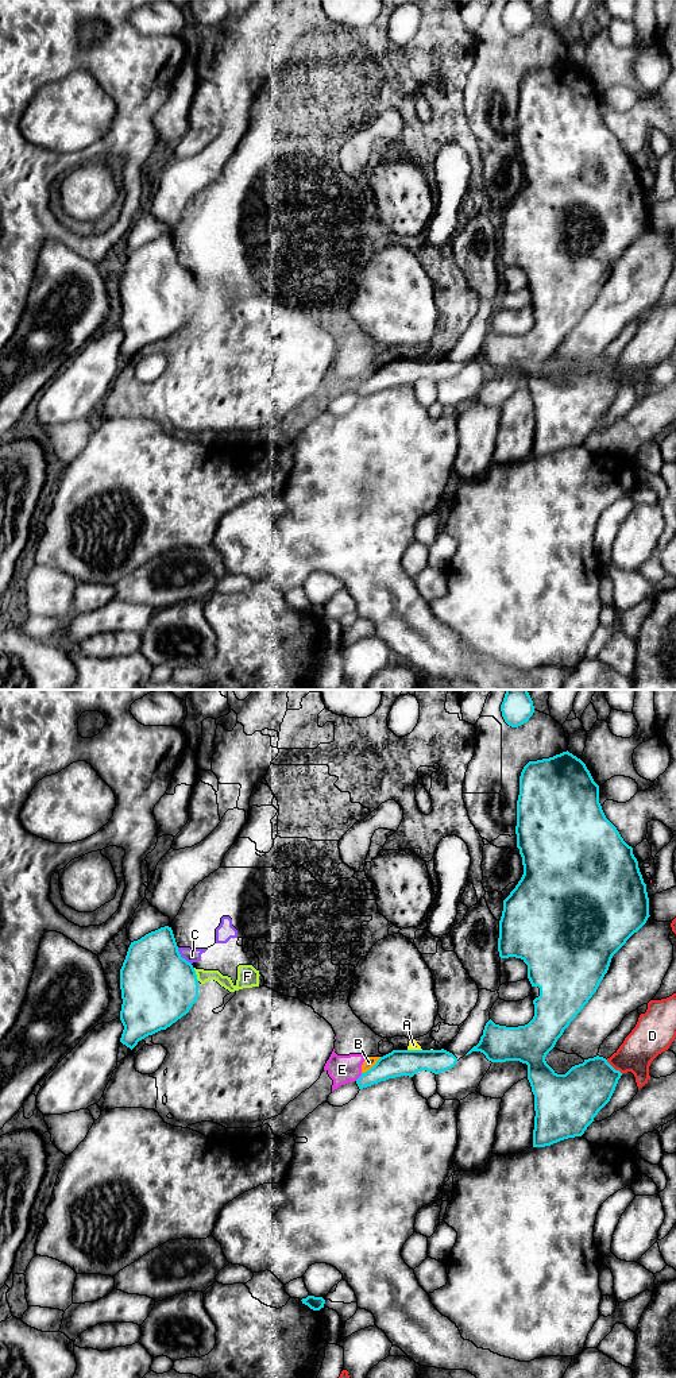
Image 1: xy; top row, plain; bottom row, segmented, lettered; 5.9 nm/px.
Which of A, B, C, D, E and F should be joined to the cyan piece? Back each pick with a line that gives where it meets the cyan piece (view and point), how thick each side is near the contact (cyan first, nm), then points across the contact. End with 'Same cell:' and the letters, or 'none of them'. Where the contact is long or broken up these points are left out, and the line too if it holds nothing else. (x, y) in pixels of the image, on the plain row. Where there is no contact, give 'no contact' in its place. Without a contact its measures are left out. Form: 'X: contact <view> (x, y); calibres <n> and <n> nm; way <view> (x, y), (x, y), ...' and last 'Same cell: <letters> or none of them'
Same cell: none of them

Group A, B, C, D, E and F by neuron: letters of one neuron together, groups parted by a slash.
A B C E F / D

